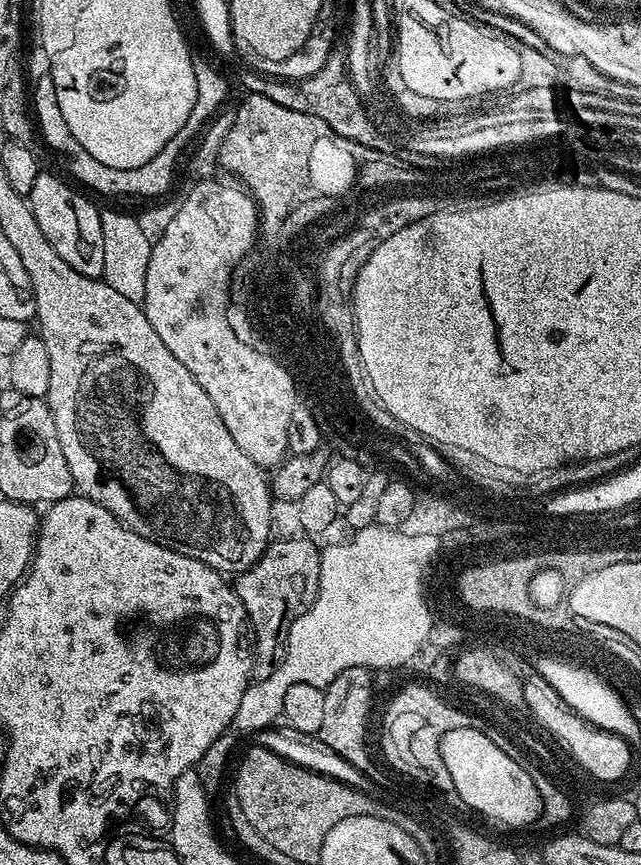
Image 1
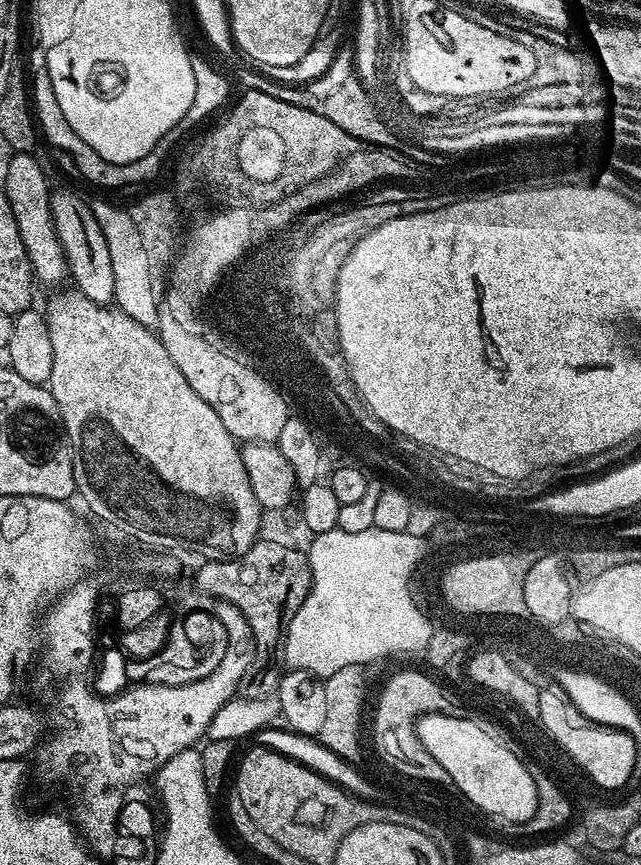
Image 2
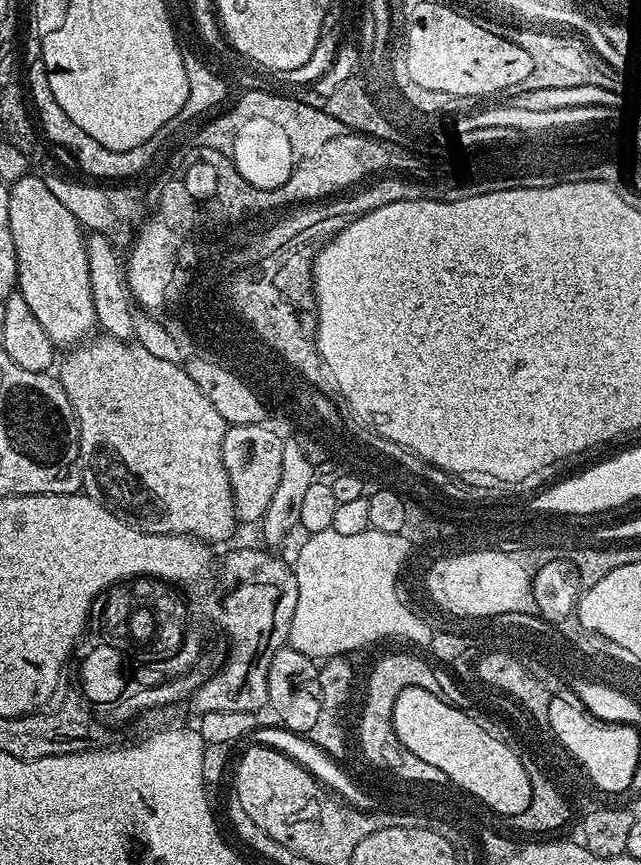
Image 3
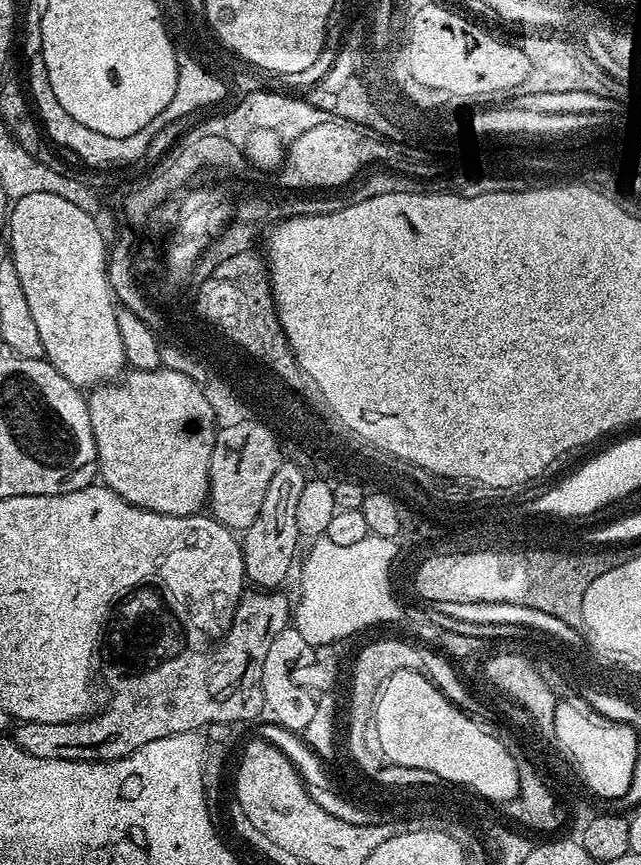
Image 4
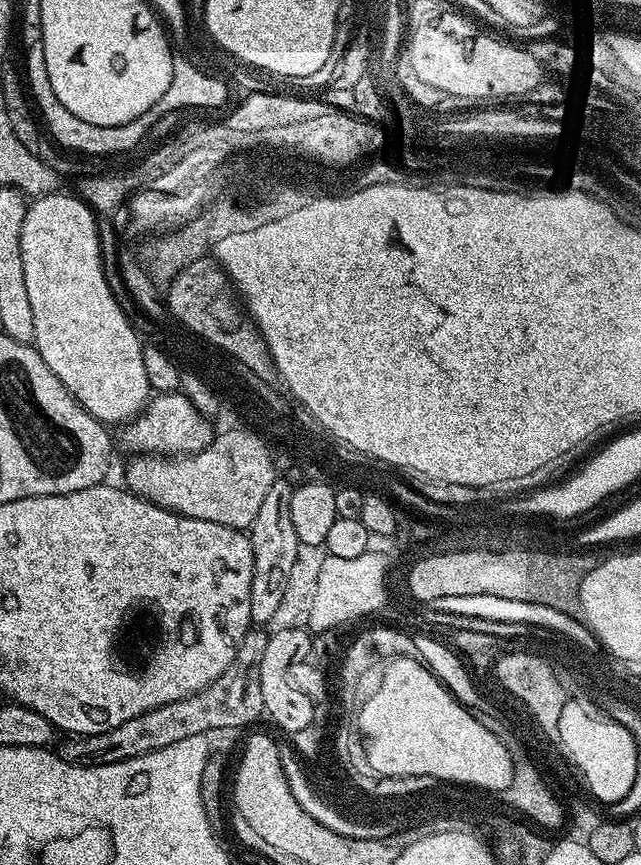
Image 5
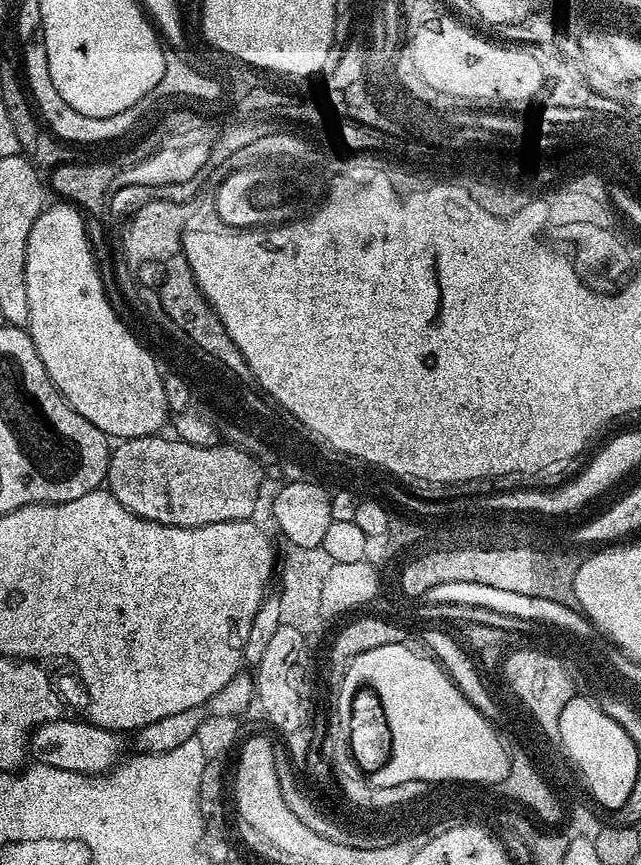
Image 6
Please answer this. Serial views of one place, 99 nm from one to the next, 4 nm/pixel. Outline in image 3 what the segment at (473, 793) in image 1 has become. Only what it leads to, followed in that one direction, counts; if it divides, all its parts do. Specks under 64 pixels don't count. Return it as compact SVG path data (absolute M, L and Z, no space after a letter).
M418 688L402 690L394 702L393 728L406 750L422 762L452 772L463 787L477 792L501 811L514 813L530 803L530 778L514 751L492 738L467 711L453 707L439 695Z

